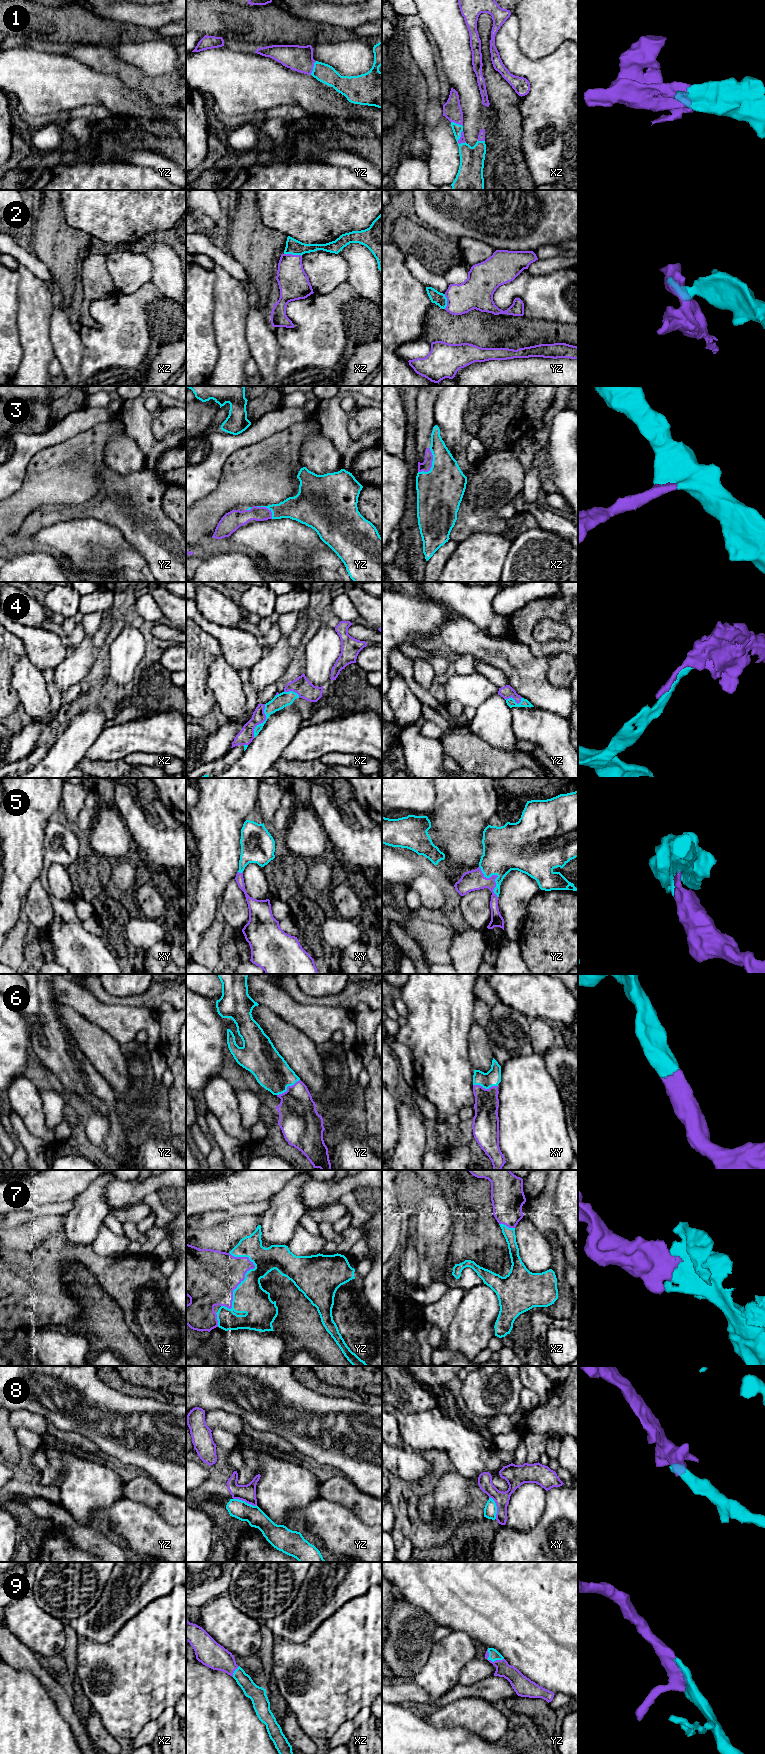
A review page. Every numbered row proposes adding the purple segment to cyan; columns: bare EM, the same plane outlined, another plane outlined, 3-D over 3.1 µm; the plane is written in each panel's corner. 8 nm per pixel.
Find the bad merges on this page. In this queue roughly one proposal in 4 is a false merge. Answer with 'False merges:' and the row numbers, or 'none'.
False merges: 2, 8

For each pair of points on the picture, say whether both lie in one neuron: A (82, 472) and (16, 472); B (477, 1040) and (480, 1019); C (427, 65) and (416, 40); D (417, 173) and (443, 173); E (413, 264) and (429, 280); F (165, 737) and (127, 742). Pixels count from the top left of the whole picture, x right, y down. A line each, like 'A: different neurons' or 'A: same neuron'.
A: different neurons
B: different neurons
C: same neuron
D: different neurons
E: same neuron
F: same neuron

